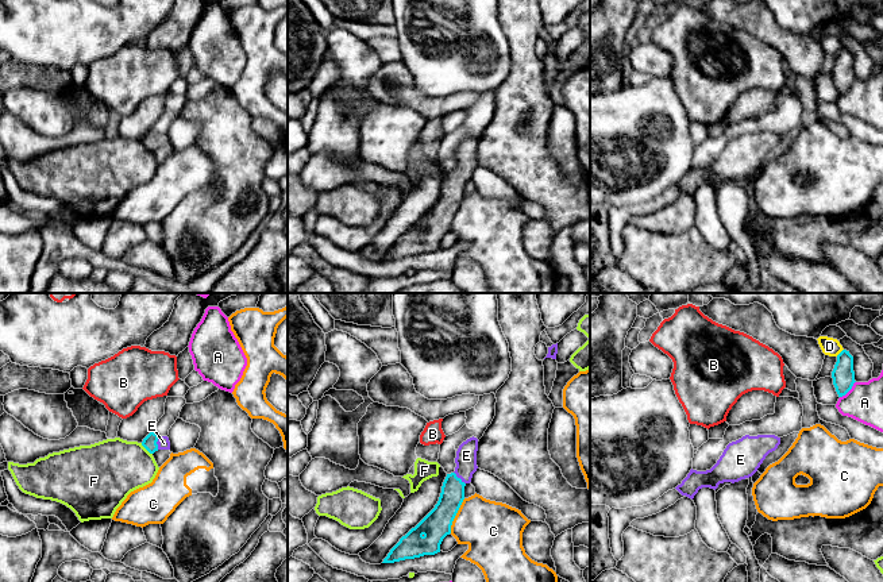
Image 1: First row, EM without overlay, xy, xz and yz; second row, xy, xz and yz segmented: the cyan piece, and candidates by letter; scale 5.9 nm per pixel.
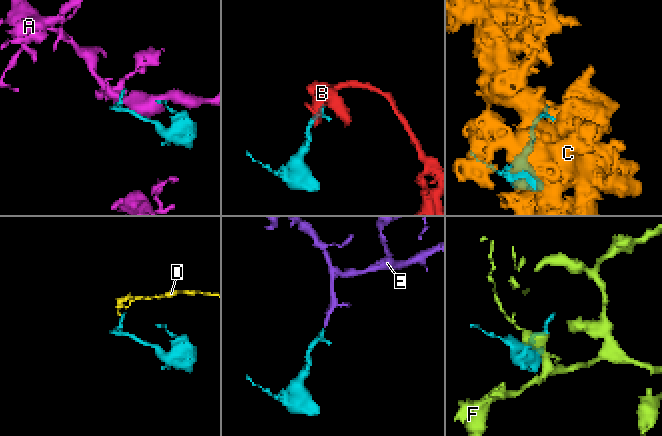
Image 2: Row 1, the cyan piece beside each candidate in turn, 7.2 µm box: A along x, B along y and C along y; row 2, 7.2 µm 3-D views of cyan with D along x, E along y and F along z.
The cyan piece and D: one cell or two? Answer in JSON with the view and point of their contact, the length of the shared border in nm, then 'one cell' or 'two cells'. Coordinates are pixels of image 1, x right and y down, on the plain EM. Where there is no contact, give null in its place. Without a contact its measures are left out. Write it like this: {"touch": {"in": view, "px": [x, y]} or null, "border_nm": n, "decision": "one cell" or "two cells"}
{"touch": {"in": "yz", "px": [840, 50]}, "border_nm": 60, "decision": "two cells"}

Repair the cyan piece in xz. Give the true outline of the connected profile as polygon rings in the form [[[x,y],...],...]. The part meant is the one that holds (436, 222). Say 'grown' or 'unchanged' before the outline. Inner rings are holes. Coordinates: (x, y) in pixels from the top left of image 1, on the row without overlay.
grown; [[[478,136],[463,139],[455,155],[455,169],[447,171],[435,205],[390,247],[382,261],[394,261],[440,250],[443,236],[464,197],[464,184],[477,169]]]

